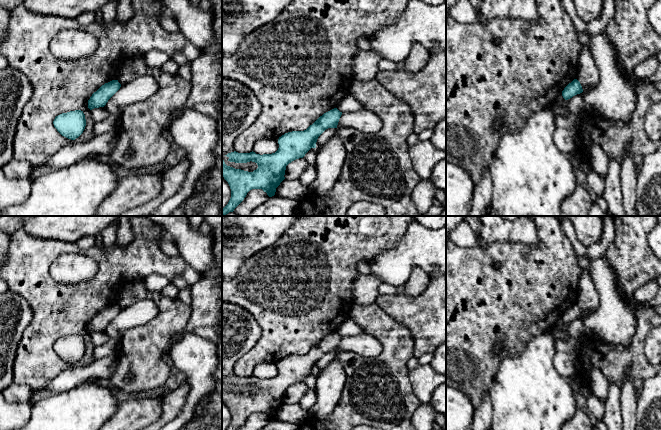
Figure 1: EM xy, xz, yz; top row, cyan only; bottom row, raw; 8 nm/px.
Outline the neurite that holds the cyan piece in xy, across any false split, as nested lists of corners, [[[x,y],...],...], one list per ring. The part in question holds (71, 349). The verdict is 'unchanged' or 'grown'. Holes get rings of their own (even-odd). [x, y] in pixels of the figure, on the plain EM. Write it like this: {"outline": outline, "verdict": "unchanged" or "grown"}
{"outline": [[[75,334],[56,340],[53,348],[62,360],[75,364],[83,357],[86,343],[83,335]]], "verdict": "unchanged"}

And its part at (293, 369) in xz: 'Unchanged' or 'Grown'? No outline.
Unchanged

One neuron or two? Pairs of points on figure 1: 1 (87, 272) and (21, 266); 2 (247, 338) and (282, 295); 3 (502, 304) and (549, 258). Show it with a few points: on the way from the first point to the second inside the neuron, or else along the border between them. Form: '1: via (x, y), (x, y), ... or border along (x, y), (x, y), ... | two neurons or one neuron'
1: border along (66, 252), (50, 267), (50, 275), (59, 284) | two neurons
2: border along (242, 307), (260, 327), (261, 336), (252, 347) | two neurons
3: via (514, 293), (537, 270) | one neuron

